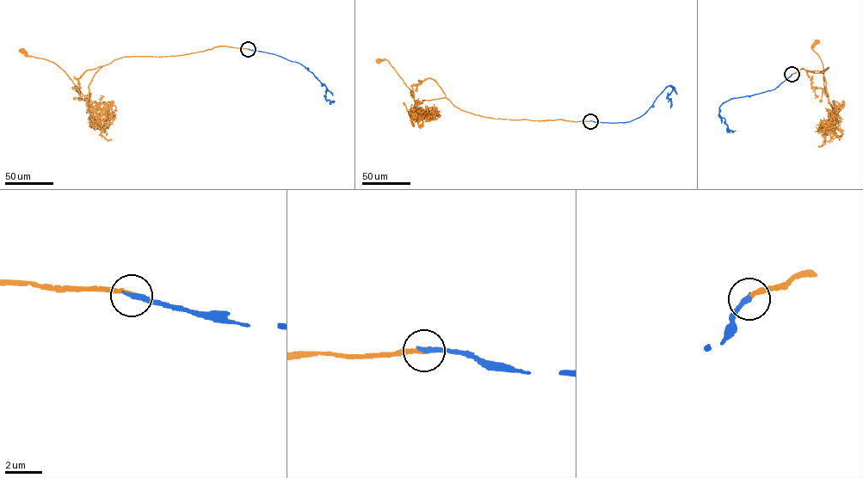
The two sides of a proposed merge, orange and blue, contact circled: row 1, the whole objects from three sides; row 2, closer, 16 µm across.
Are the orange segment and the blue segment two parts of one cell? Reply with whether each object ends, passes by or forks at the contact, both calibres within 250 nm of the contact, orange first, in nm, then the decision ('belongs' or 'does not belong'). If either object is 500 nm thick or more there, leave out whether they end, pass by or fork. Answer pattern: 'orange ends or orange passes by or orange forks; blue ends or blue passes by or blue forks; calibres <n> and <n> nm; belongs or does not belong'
orange ends; blue ends; calibres 200 and 320 nm; belongs

